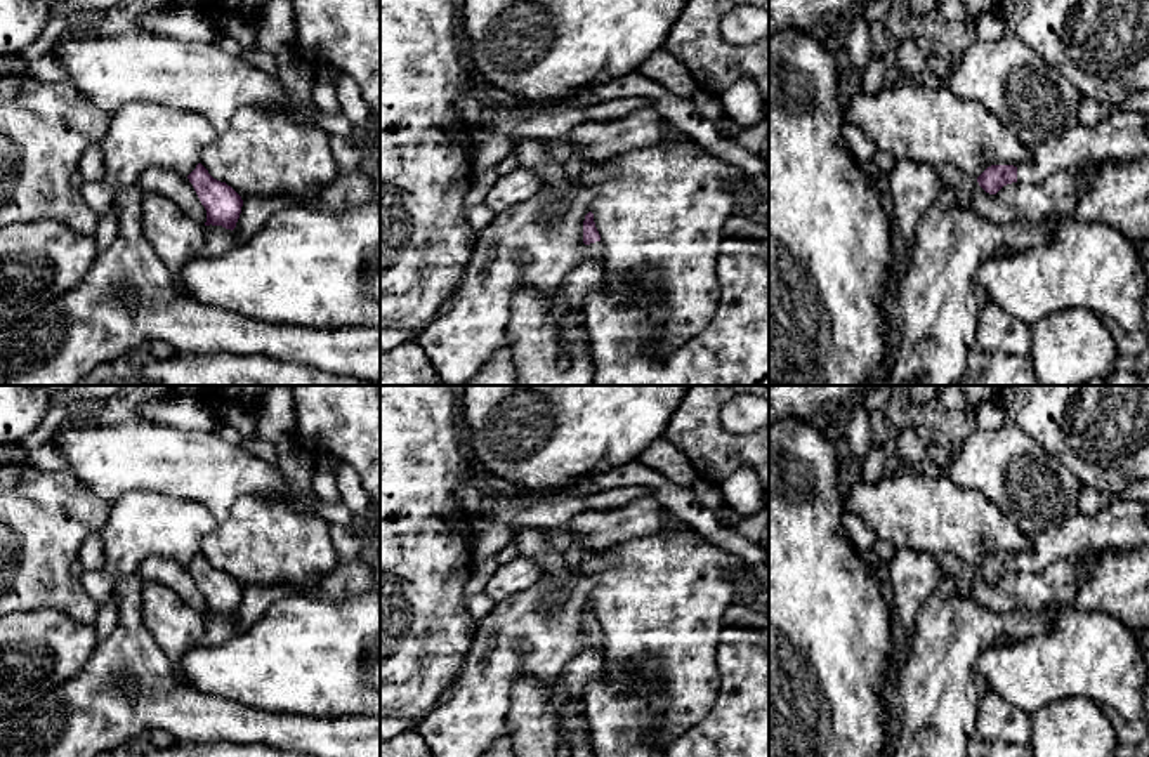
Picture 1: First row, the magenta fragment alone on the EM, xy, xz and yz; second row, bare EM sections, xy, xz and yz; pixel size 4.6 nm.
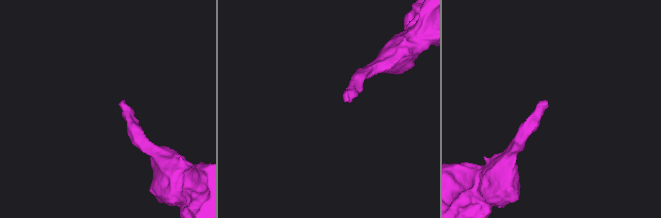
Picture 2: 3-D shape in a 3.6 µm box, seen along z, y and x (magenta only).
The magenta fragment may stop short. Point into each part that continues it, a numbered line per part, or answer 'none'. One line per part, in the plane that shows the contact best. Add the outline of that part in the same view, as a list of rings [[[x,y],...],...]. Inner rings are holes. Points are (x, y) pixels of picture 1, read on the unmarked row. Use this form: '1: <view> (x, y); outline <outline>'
1: xz (587, 665); outline [[[595,630],[583,634],[581,651],[568,663],[562,674],[562,696],[583,701],[590,682],[602,677],[604,668],[604,634]]]

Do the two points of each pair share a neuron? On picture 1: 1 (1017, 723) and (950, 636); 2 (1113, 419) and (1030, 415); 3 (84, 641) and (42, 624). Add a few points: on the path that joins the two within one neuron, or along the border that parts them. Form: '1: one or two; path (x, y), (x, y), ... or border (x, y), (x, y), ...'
1: two; border (988, 690), (979, 705), (978, 731)
2: one; path (1092, 415), (1050, 415)
3: one; path (73, 641), (59, 641), (52, 634)

